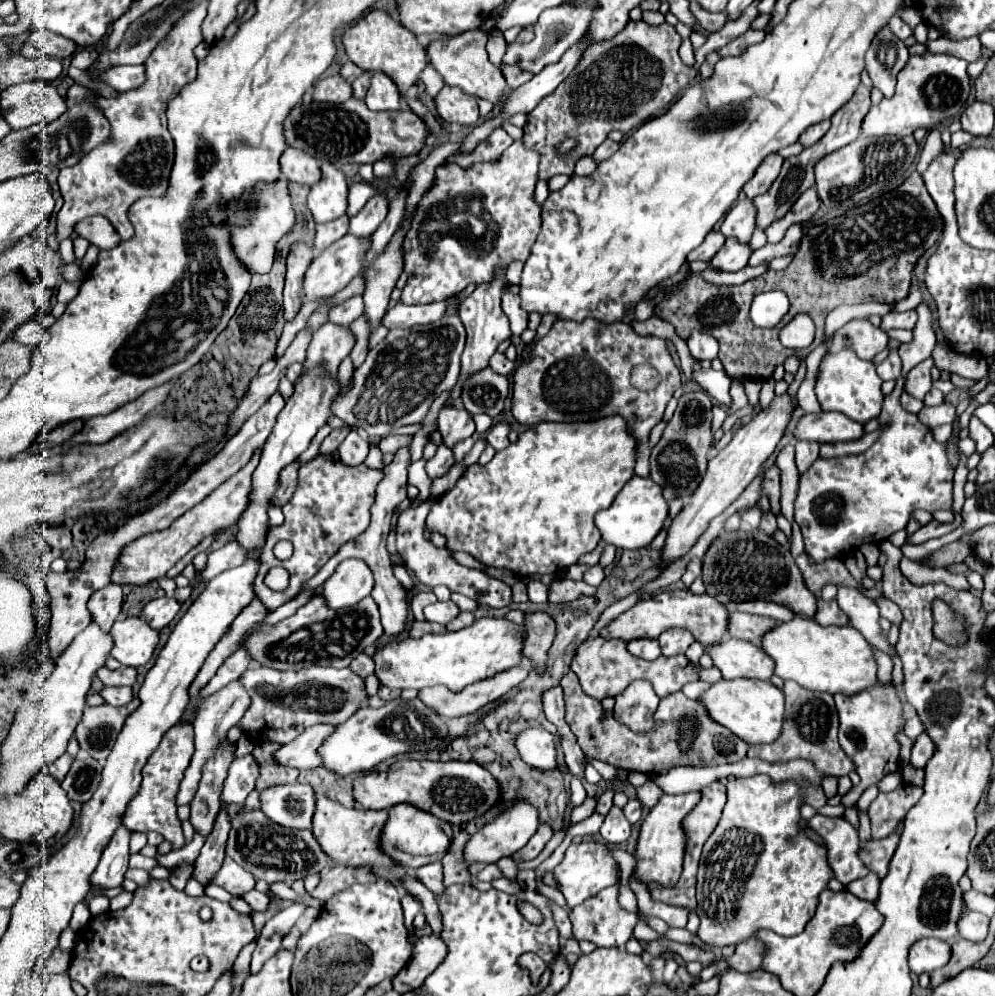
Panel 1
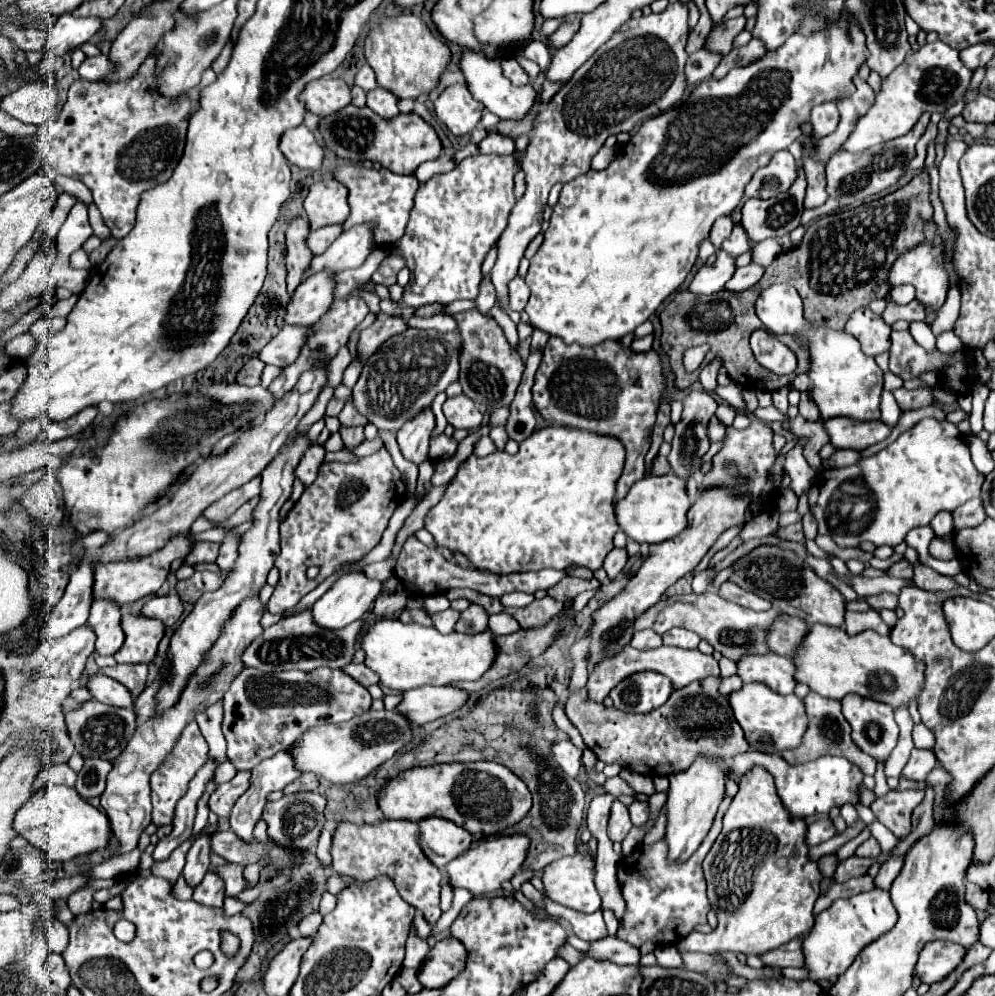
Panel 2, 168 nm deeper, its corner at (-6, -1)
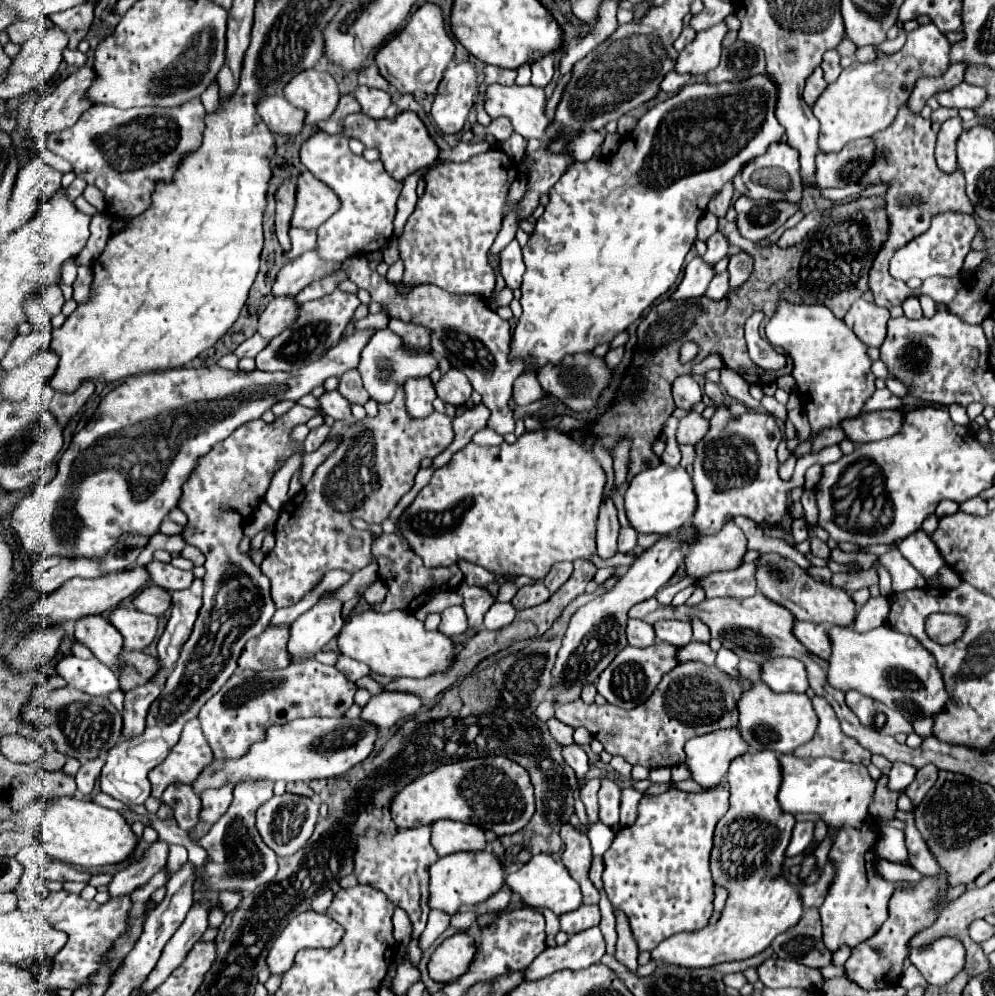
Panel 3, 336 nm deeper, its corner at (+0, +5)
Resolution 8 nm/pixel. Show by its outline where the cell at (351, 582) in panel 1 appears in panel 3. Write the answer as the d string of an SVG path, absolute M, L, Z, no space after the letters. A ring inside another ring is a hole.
M321 596L319 602L301 614L291 624L289 654L293 660L305 660L315 656L331 638L335 638L343 626L341 618L343 602L335 596Z

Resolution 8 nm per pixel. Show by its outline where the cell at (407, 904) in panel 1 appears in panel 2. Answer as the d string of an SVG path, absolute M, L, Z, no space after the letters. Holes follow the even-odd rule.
M411 928L409 940L407 940L407 952L405 952L403 966L405 966L405 968L415 968L415 970L419 970L421 964L427 960L429 950L431 950L431 948L429 948L427 940L417 938L417 936L415 936L415 930Z

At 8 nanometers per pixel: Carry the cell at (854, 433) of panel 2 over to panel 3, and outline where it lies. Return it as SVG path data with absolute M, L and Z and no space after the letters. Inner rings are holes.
M881 410L881 412L865 412L853 420L845 420L841 428L851 442L861 444L889 438L901 430L901 424L903 424L901 410Z

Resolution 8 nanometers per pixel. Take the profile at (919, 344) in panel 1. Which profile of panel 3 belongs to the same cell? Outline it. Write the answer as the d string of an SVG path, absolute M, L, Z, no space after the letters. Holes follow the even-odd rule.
M957 212L939 214L931 220L931 226L927 232L913 238L909 244L905 244L905 248L899 248L893 254L889 272L893 274L893 278L899 278L903 282L913 276L921 278L921 280L927 280L931 276L957 276L963 266L963 260L969 252L975 232L977 232L977 226L975 226L973 216L957 214Z

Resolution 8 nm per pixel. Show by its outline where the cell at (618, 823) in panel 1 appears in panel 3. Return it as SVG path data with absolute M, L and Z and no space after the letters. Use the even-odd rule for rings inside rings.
M603 778L599 790L599 818L605 826L613 828L619 824L619 806L621 806L621 790L613 780Z

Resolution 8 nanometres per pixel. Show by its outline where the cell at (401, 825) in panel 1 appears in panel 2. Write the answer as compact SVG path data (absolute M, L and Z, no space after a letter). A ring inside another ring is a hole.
M427 818L419 822L421 828L421 846L433 858L433 854L447 858L449 862L461 852L469 850L473 844L473 834L447 822L445 818Z

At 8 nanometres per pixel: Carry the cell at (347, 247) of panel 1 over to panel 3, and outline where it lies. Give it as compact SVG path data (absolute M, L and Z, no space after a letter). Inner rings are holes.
M293 296L273 298L259 316L257 332L271 340L289 326L293 326L293 322L297 320L297 312L299 312L299 304L295 302Z

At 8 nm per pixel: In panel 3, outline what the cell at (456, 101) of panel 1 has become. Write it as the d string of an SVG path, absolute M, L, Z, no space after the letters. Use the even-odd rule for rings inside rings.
M471 62L449 66L439 82L431 116L445 134L461 132L479 88L479 72Z

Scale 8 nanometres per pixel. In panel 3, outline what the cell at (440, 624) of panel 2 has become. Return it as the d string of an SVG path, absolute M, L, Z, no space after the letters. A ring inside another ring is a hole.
M463 606L445 608L441 612L439 630L445 636L459 636L459 634L463 634L467 630L467 618L465 618L465 612L463 612Z

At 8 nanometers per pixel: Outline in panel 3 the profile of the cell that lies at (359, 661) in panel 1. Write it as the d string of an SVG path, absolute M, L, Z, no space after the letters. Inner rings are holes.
M341 656L335 666L337 666L351 682L357 682L359 678L371 674L371 670L369 670L365 664L361 664L361 662L353 660L353 658L347 658L347 656Z

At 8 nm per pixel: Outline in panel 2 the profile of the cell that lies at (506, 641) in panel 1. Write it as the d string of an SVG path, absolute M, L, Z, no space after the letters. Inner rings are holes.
M383 618L363 632L359 648L365 652L365 666L379 674L381 684L397 692L407 692L419 686L447 686L457 680L481 678L495 660L491 638L489 630L475 636L461 632L441 634L435 628L403 624L399 618Z

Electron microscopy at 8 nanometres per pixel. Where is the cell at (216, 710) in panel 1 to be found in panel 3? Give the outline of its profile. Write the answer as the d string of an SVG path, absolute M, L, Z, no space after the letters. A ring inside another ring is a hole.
M163 840L153 842L139 860L131 862L123 870L119 870L111 884L109 884L109 894L111 896L121 896L121 894L131 894L133 890L141 888L157 870L161 870L167 864L167 854L169 854L169 844Z

